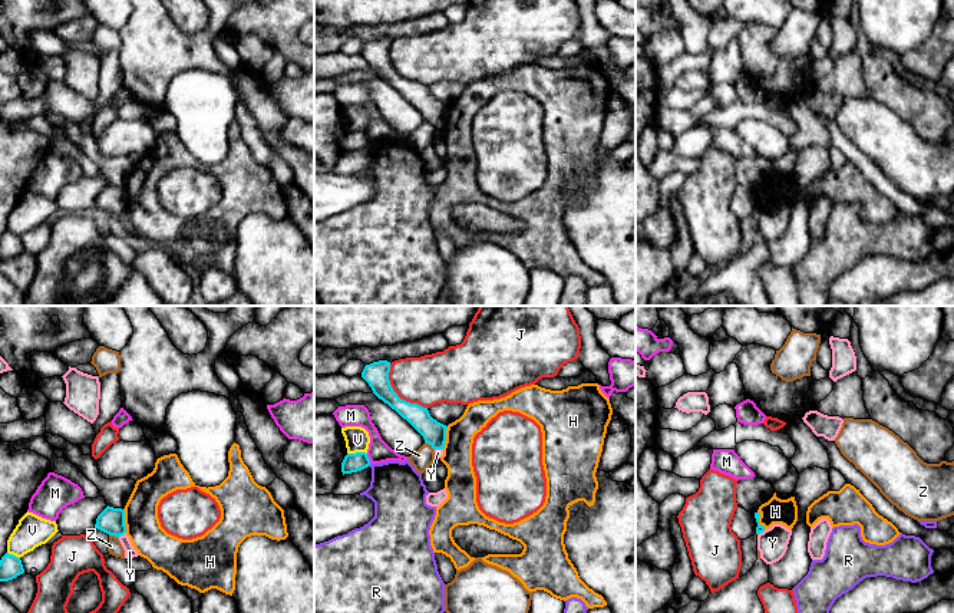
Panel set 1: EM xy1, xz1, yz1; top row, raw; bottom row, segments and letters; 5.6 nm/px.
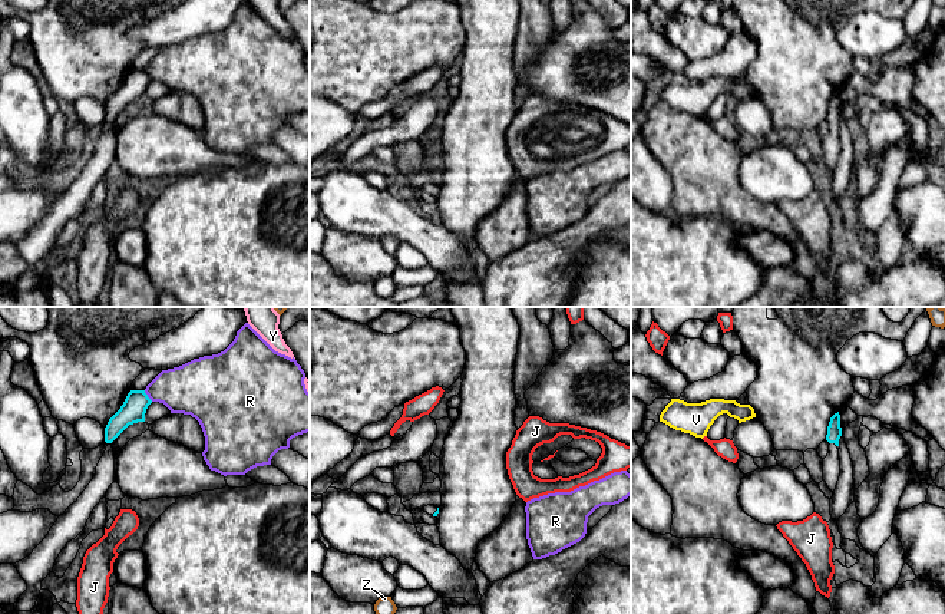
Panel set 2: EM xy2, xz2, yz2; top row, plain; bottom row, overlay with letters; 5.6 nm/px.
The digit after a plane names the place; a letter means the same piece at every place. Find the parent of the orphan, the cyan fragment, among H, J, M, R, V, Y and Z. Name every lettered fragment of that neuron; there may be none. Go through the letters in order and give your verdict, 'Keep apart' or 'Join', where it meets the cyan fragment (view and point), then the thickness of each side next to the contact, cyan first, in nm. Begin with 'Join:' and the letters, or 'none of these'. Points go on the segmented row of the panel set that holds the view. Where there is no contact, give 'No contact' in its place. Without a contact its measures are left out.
Join: none of these
H: Keep apart. Touches cyan at xy1 (124, 520). Thickness 150 nm (cyan) against 200 nm
J: Keep apart. Touches cyan at xz1 (396, 394). Thickness 140 nm (cyan) against 280 nm
M: Keep apart. Touches cyan at xz1 (367, 458). Thickness 110 nm (cyan) against 130 nm
R: Keep apart. Touches cyan at xy2 (146, 396). Thickness 140 nm (cyan) against 280 nm
V: Keep apart. Touches cyan at xz1 (356, 452). Thickness 110 nm (cyan) against 140 nm
Y: Keep apart. Touches cyan at xy1 (121, 534). Thickness 150 nm (cyan) against 60 nm
Z: Keep apart. Touches cyan at xz1 (429, 444). Thickness 140 nm (cyan) against 110 nm

